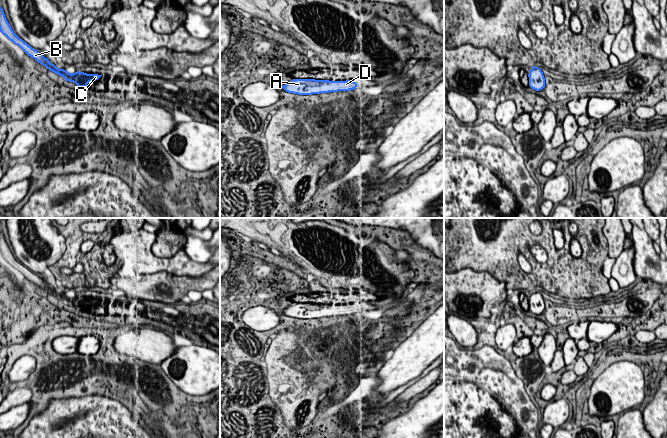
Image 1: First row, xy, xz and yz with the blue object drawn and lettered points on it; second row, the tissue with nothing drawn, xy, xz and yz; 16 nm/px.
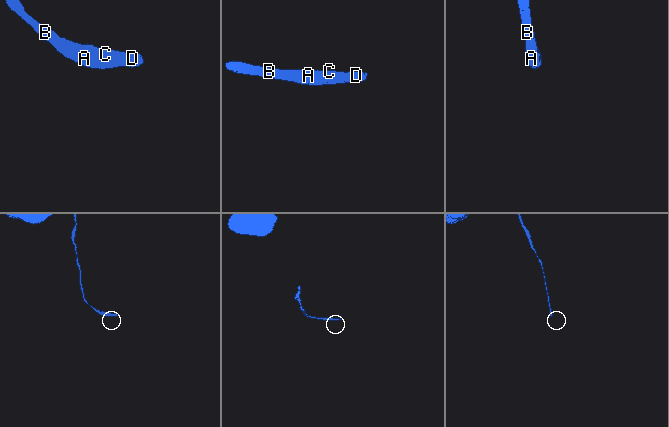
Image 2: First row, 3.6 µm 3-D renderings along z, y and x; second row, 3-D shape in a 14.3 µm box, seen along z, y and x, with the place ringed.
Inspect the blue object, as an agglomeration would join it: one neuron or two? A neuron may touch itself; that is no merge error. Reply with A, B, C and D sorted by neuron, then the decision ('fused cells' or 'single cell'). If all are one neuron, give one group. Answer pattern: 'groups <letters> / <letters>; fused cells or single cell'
groups A B C D; single cell

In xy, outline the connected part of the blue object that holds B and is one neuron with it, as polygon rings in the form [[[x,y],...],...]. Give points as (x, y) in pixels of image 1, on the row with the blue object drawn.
[[[2,6],[0,7],[0,33],[5,35],[15,45],[19,46],[28,56],[34,58],[38,63],[45,66],[50,71],[62,76],[64,80],[74,82],[77,87],[85,88],[89,82],[97,81],[102,76],[98,74],[86,74],[85,72],[79,72],[78,70],[75,73],[70,74],[65,69],[57,68],[36,49],[29,46],[14,33],[5,17]]]

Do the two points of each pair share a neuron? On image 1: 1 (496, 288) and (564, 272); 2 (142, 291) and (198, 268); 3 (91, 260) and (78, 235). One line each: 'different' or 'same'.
1: different
2: different
3: same

